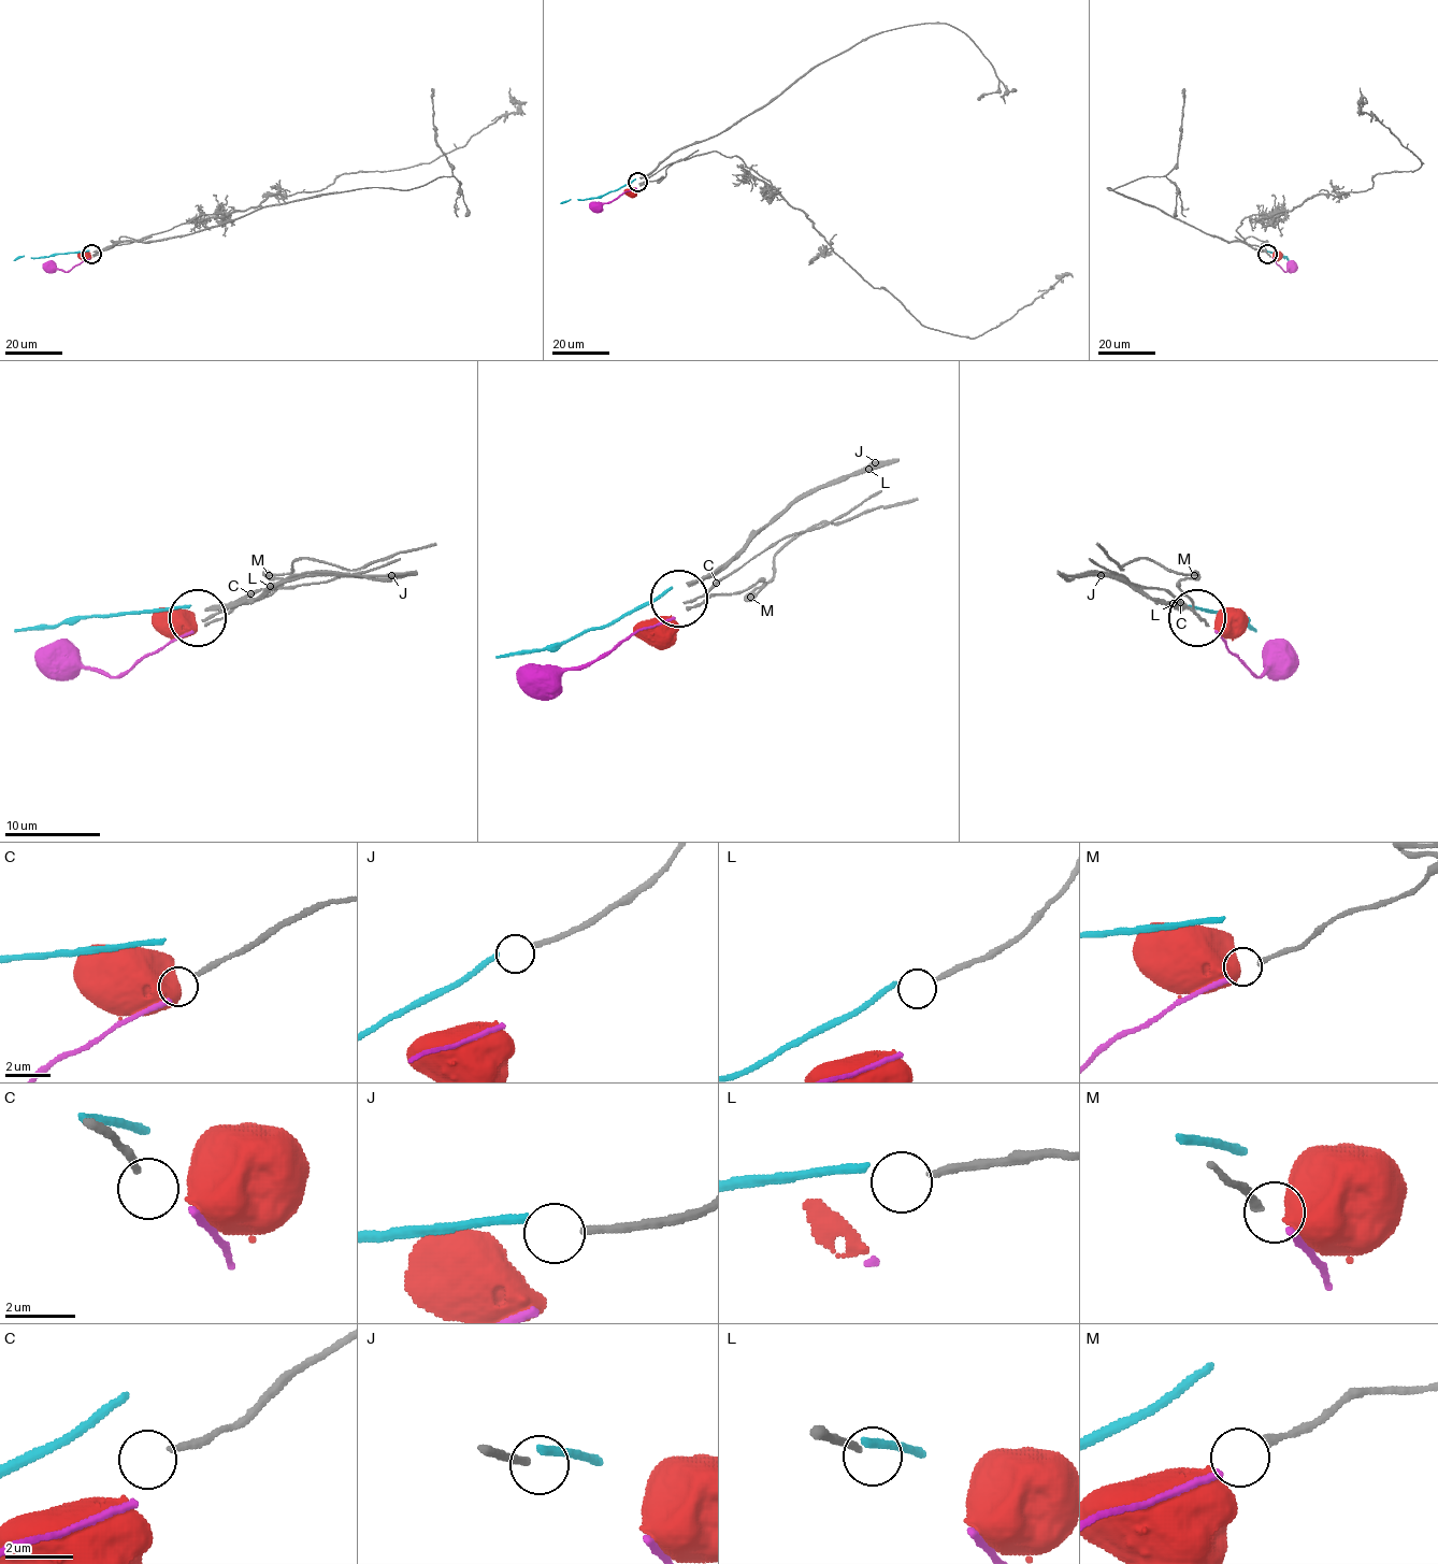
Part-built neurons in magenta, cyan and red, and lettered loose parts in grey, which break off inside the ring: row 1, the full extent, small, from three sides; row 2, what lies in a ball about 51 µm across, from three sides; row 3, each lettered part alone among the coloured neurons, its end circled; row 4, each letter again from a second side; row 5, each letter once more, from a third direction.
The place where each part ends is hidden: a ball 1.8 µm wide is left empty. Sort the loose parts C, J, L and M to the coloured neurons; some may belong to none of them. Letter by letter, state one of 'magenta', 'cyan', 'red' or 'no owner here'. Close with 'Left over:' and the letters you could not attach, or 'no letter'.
C: no owner here
J: no owner here
L: no owner here
M: no owner here
Left over: C, J, L, M

